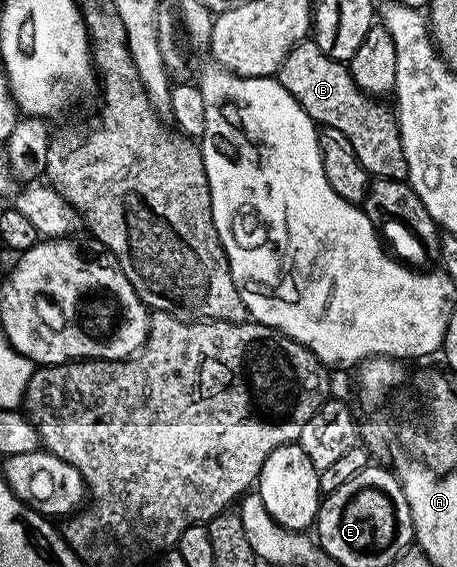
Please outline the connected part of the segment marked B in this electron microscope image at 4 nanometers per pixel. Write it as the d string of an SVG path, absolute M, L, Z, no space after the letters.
M308 38L281 62L277 79L316 125L341 130L341 134L349 138L353 154L357 154L368 174L380 180L407 179L405 150L396 113L388 105L387 109L382 99L362 92L357 82L353 82L350 67L344 61L329 58L316 46L314 39Z

